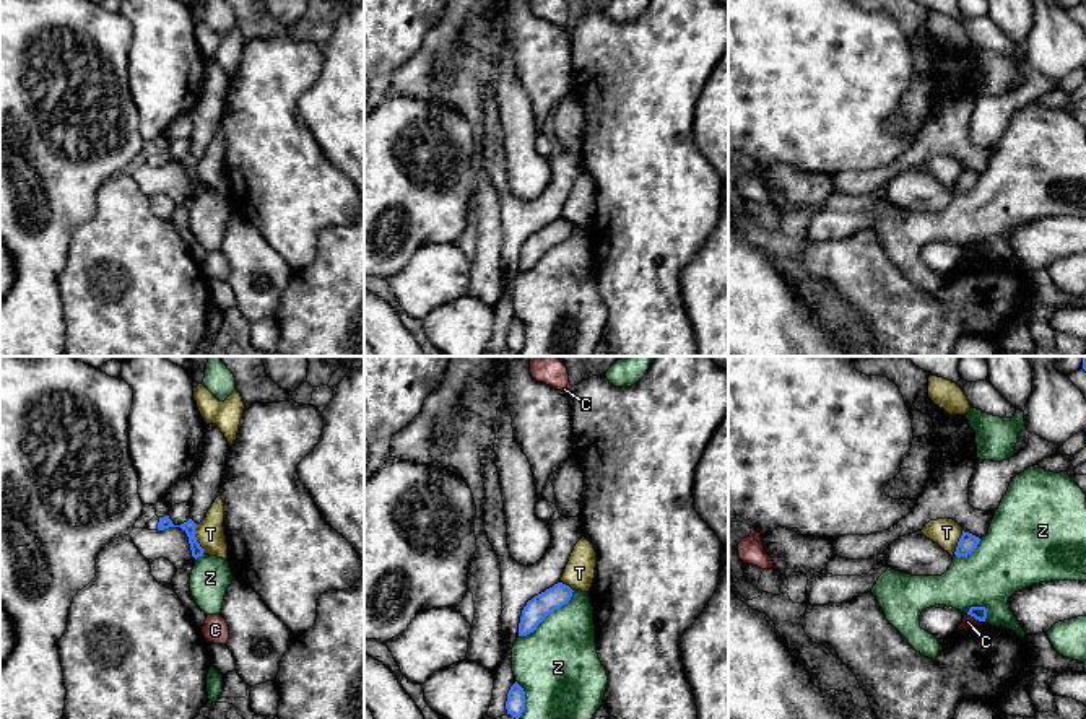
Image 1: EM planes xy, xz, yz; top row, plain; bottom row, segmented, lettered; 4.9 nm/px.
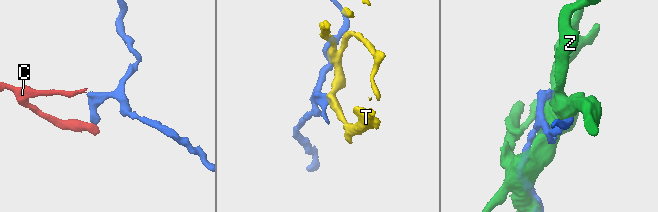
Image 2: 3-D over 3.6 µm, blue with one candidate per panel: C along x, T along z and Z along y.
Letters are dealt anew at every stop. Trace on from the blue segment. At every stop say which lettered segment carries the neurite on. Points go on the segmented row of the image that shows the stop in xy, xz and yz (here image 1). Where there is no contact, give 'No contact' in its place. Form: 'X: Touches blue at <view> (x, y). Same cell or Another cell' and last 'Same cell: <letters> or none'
C: Touches blue at yz (974, 617). Another cell
T: Touches blue at xy (195, 539). Another cell
Z: Touches blue at xz (548, 614). Another cell
Same cell: none

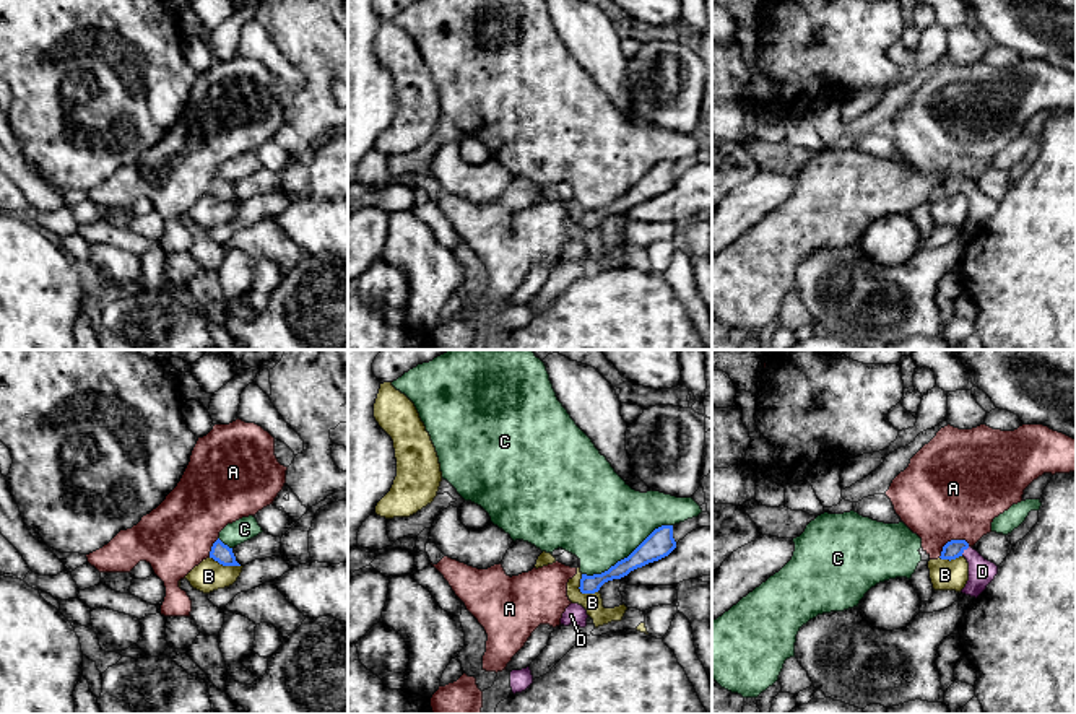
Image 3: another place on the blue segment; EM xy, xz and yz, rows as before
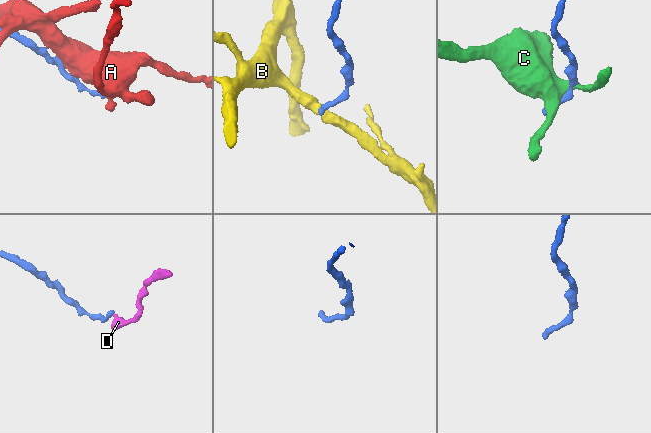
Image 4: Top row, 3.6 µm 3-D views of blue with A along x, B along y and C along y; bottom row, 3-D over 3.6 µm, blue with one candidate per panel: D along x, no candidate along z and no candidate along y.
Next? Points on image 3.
A: Touches blue at yz (951, 540). Another cell
B: Touches blue at xz (582, 592). Another cell
C: Touches blue at xz (628, 557). Another cell
D: Touches blue at yz (963, 552). Same cell
Same cell: D

